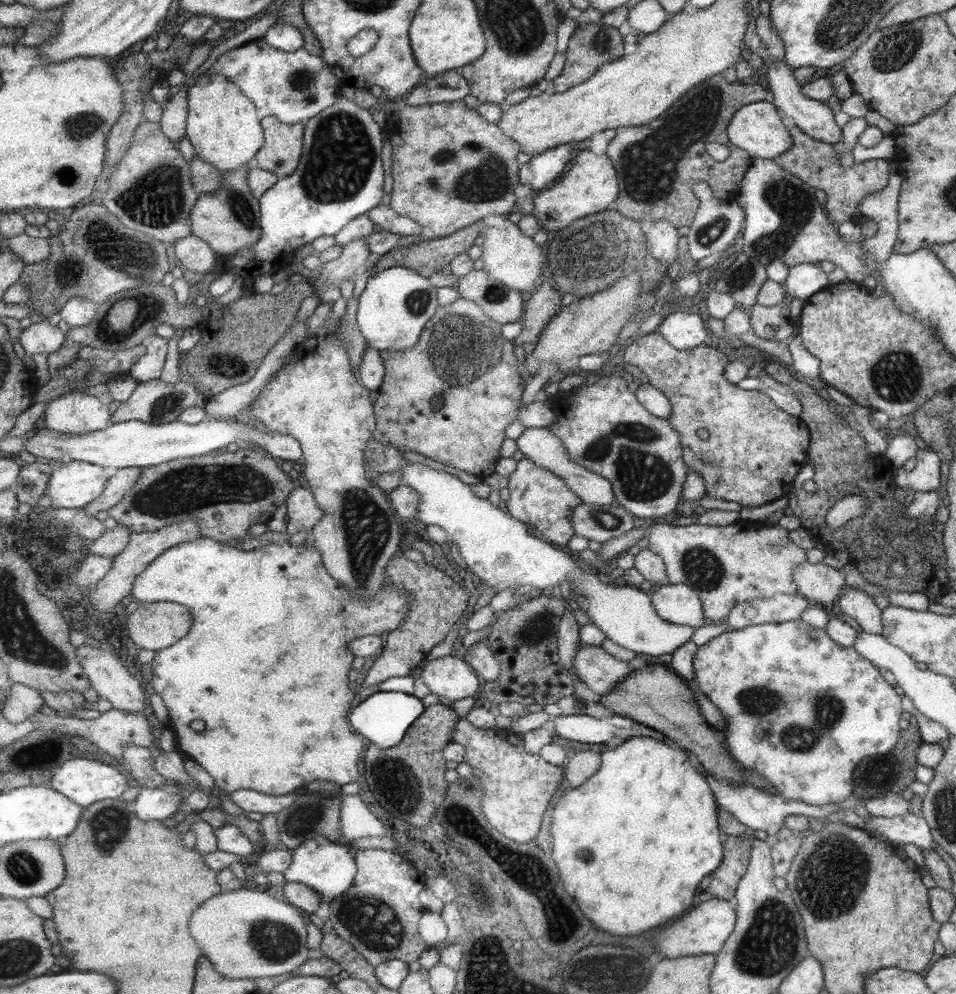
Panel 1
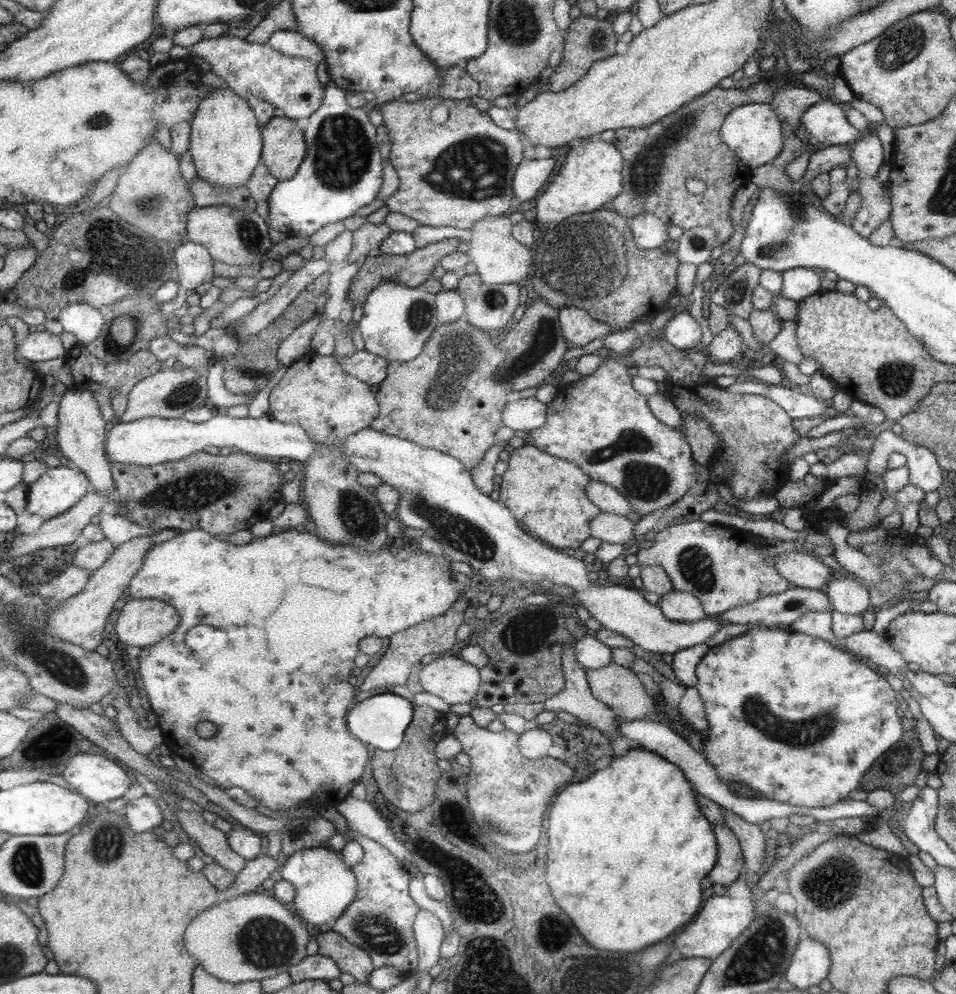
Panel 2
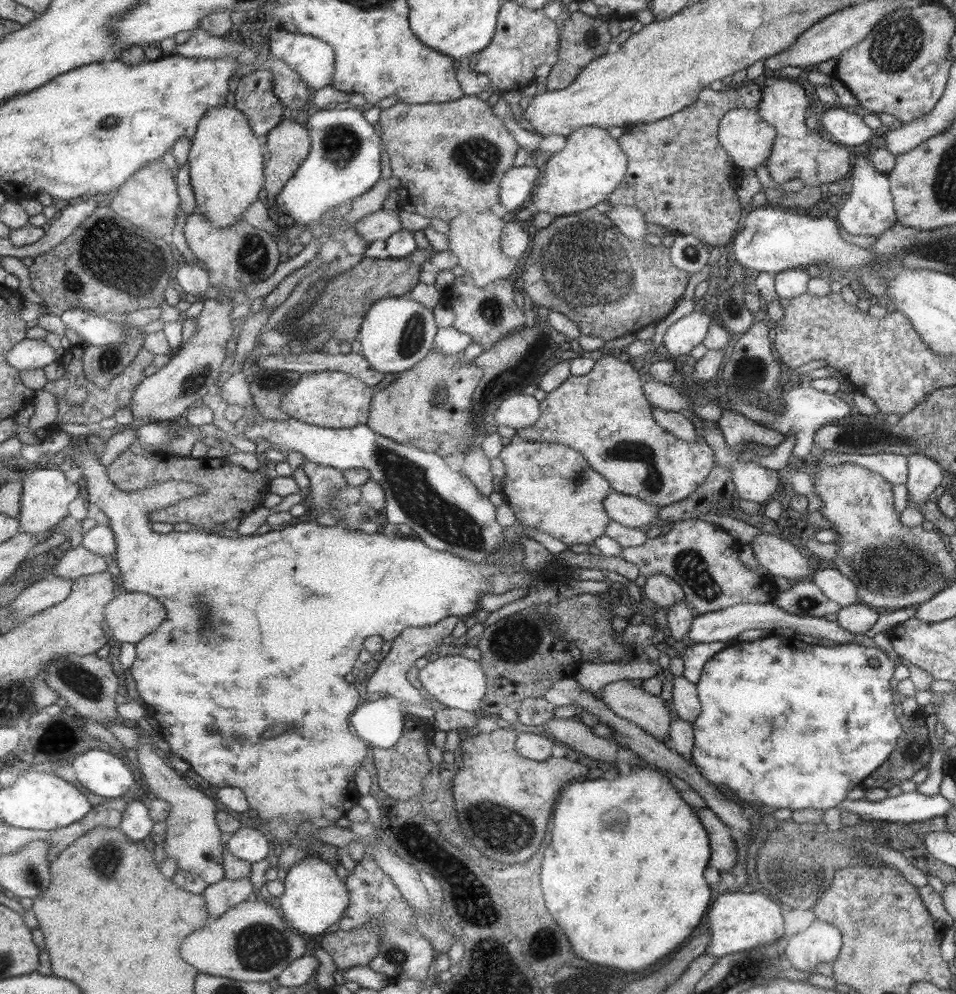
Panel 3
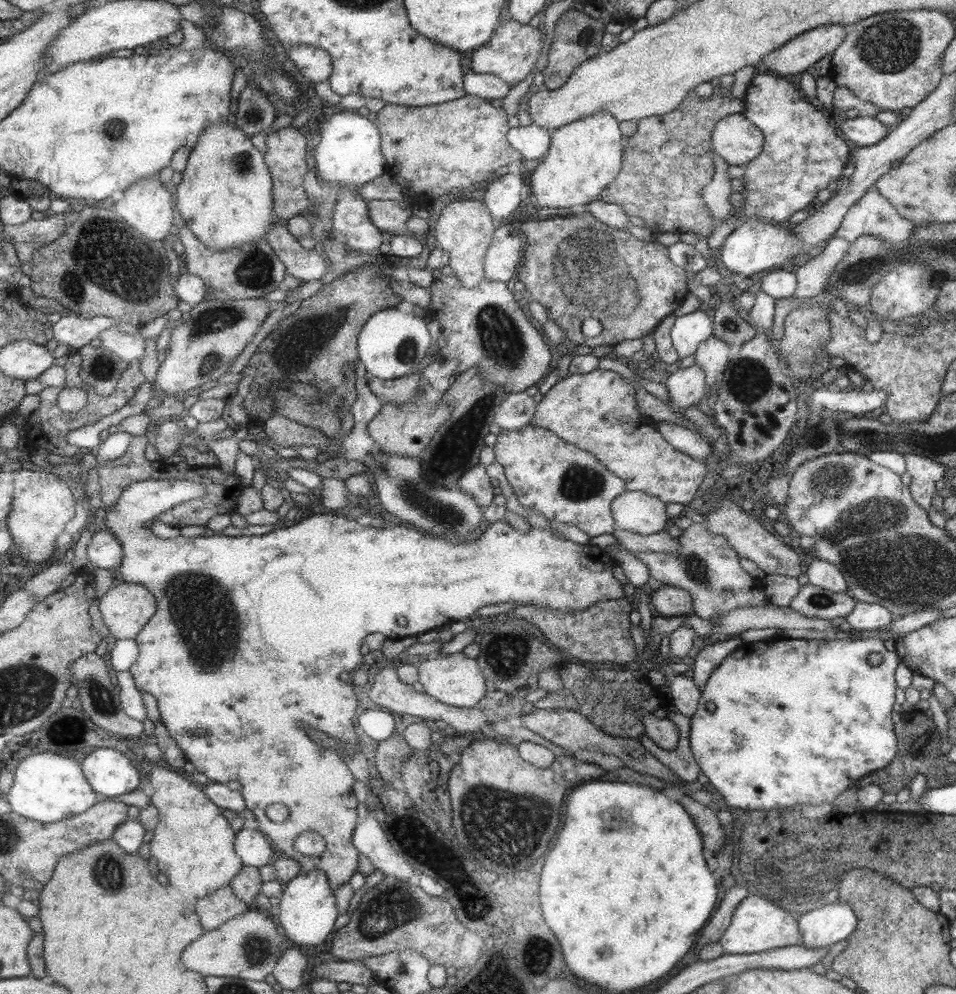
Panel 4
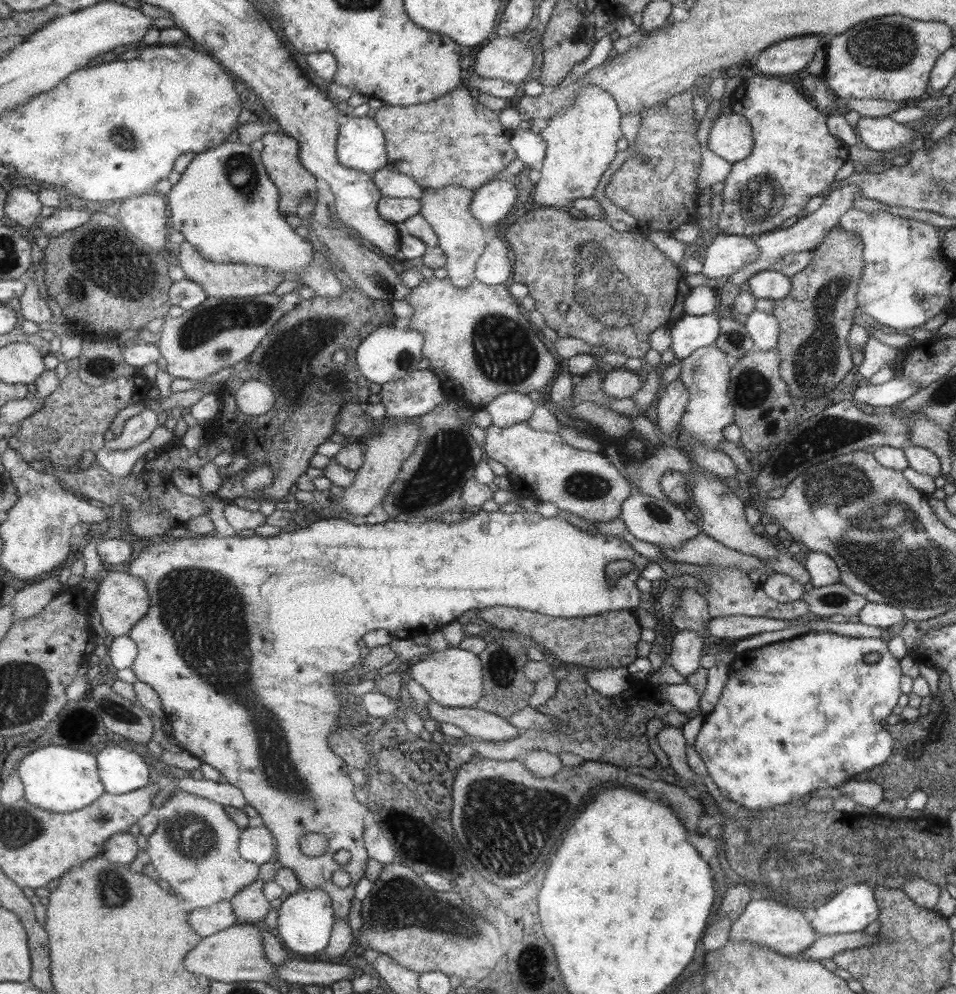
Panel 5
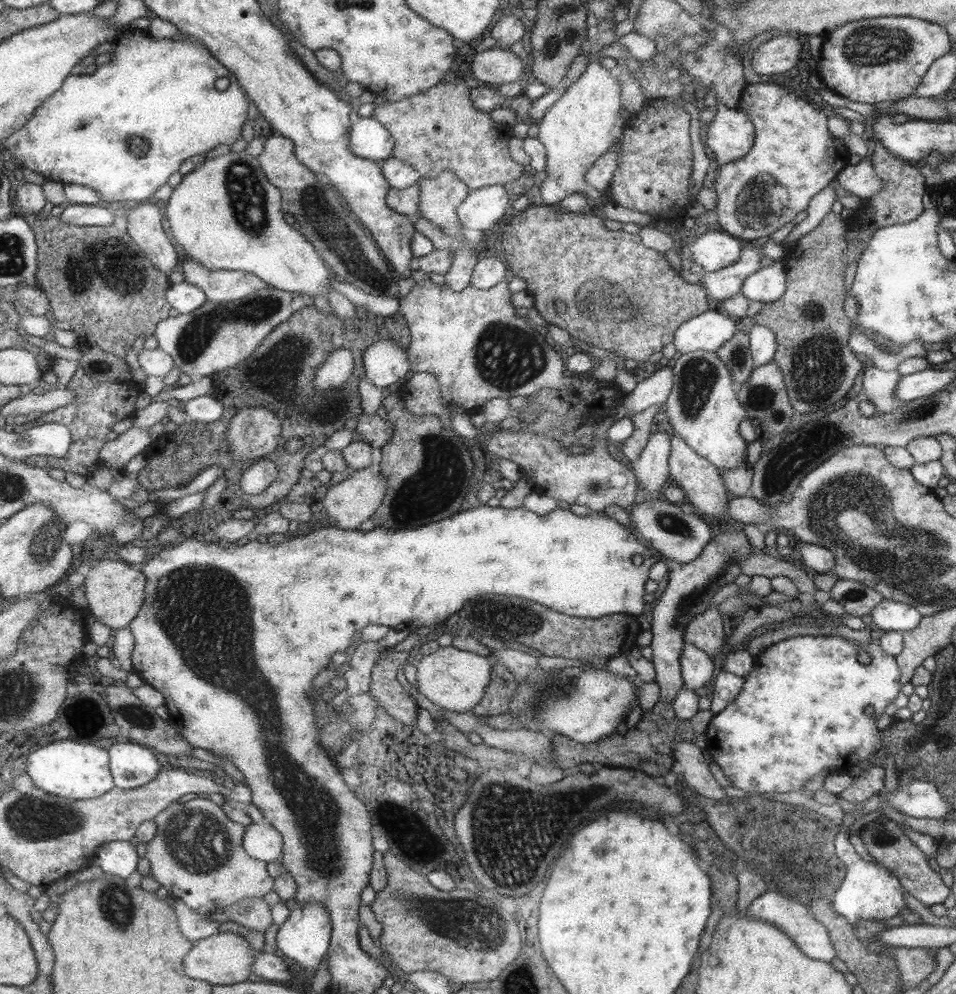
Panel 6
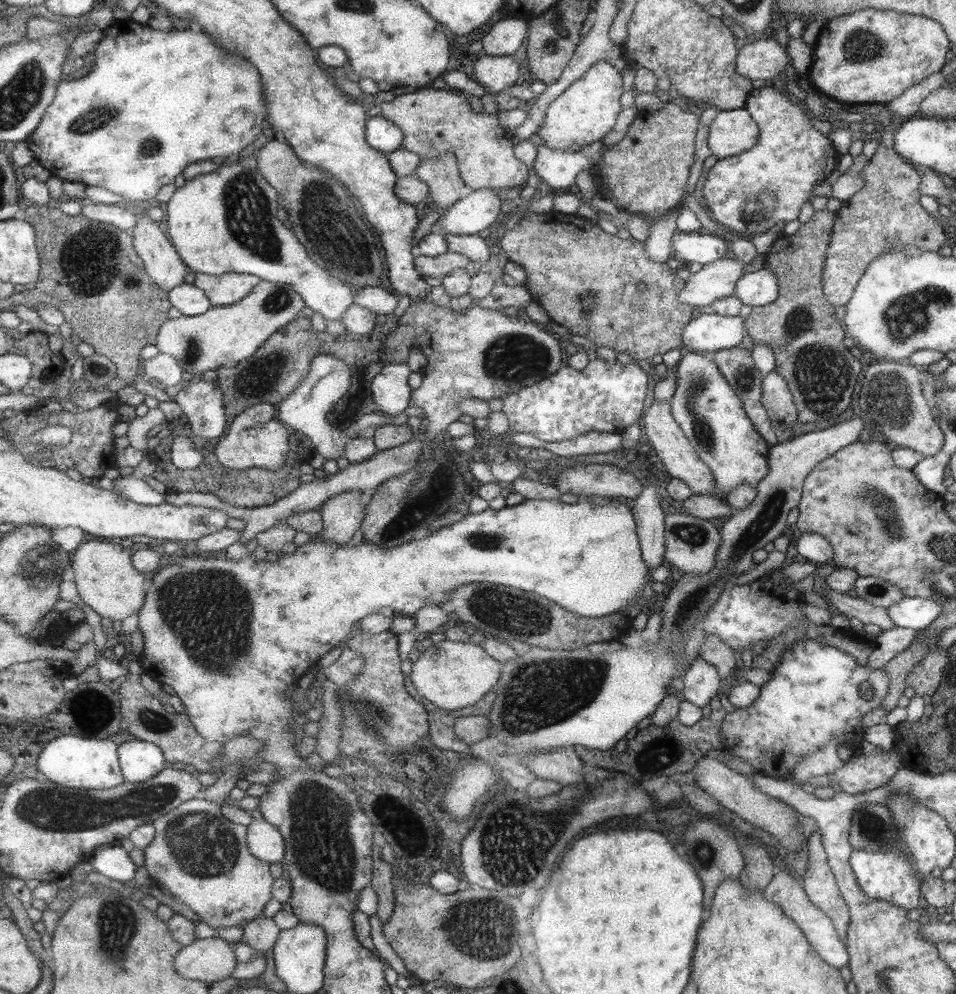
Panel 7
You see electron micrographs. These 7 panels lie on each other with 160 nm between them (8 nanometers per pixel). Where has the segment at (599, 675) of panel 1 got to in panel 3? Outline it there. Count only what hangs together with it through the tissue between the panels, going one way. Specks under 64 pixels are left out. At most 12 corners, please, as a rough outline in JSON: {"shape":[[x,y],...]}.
{"shape":[[630,680],[605,683],[604,705],[658,741],[671,717]]}

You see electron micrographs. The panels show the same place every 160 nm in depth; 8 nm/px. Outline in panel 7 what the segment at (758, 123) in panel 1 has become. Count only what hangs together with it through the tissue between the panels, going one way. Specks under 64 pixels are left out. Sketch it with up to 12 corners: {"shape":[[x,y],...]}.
{"shape":[[744,109],[719,111],[707,147],[717,159],[752,149],[757,126]]}

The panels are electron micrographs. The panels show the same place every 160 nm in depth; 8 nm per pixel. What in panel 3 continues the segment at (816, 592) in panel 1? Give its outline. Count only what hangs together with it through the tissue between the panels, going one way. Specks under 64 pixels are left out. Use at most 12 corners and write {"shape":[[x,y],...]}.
{"shape":[[760,533],[749,542],[773,577],[791,582],[814,572],[796,544]]}

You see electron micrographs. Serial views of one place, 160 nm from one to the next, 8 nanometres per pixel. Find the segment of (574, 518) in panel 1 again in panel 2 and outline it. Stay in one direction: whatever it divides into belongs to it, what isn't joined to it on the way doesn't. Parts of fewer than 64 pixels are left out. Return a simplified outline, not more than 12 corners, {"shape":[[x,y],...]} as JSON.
{"shape":[[599,511],[588,526],[607,544],[631,543],[633,518]]}

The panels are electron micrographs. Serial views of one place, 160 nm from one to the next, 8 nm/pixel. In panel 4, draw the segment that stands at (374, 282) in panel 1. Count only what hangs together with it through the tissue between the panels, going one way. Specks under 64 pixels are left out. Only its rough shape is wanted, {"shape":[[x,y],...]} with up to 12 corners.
{"shape":[[405,306],[375,313],[358,340],[367,374],[396,379],[433,342]]}

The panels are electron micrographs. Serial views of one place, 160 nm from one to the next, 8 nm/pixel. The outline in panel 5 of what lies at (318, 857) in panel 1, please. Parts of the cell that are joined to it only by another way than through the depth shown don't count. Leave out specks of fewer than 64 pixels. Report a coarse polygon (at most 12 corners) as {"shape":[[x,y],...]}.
{"shape":[[325,889],[297,890],[276,933],[293,955],[330,945],[336,911]]}

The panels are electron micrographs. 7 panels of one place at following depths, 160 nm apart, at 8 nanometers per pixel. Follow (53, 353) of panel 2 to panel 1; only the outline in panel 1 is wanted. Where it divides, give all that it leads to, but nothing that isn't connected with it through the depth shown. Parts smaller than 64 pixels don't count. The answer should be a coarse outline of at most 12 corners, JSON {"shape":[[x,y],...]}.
{"shape":[[44,319],[24,329],[19,343],[28,355],[51,354],[66,333]]}

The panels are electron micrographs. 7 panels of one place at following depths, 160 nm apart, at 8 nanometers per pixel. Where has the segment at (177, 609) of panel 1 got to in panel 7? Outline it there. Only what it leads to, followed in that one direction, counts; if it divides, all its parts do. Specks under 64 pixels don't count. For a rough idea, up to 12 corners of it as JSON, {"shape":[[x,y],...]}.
{"shape":[[94,540],[72,555],[84,605],[121,622],[144,609],[129,546]]}

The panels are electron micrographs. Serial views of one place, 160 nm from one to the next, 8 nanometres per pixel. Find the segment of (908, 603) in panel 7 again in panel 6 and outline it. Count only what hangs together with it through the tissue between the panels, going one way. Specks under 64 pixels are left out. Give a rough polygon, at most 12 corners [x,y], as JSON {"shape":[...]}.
{"shape":[[882,600],[870,612],[879,630],[908,631],[921,615]]}

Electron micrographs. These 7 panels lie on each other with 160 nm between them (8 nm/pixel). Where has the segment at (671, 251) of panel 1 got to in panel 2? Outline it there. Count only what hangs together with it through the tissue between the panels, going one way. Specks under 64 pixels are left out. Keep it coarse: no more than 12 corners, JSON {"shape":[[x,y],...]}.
{"shape":[[643,212],[627,220],[643,250],[668,240],[667,225]]}

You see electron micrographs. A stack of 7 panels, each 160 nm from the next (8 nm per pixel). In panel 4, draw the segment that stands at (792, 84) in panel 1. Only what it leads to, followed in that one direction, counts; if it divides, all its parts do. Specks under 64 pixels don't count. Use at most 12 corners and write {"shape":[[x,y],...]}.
{"shape":[[873,117],[839,120],[841,137],[857,147],[876,145],[889,128]]}

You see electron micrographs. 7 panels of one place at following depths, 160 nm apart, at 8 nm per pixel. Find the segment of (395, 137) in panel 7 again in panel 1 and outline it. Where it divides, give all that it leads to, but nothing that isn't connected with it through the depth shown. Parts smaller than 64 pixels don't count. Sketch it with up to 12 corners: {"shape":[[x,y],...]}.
{"shape":[[339,93],[307,122],[263,236],[208,288],[297,262],[385,196],[383,131]]}

